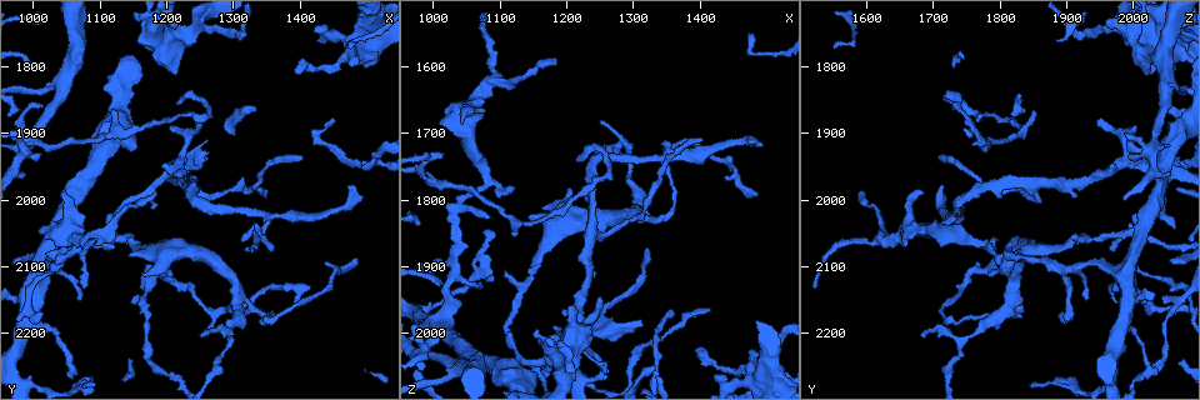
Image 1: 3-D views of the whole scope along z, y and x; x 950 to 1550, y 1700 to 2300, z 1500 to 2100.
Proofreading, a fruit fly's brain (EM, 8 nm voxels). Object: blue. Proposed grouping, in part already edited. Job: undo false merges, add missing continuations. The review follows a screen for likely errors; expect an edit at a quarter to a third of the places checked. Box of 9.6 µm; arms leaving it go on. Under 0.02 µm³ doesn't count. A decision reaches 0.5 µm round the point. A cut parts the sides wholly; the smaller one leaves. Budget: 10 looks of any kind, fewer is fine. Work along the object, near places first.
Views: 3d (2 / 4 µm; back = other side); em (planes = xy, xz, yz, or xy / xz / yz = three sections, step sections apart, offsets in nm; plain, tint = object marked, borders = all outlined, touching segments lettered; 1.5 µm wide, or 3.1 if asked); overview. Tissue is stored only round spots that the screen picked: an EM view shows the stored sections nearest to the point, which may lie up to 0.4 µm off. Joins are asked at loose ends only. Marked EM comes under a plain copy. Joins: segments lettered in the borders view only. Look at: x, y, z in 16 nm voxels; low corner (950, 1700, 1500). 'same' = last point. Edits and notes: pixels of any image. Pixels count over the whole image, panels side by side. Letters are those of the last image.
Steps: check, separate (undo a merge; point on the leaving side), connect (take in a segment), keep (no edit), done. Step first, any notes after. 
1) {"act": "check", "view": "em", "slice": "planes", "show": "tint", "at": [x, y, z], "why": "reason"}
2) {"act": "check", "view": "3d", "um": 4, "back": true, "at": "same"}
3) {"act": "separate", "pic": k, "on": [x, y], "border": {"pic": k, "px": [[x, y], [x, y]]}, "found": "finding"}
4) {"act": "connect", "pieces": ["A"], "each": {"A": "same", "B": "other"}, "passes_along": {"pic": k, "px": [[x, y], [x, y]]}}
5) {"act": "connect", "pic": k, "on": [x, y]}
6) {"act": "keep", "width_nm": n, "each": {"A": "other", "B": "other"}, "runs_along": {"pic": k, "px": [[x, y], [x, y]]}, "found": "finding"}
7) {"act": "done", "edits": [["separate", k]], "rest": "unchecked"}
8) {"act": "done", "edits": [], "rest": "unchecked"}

{"act": "check", "view": "3d", "um": 4, "at": [1045, 1985, 1680], "why": "branch stops here"}

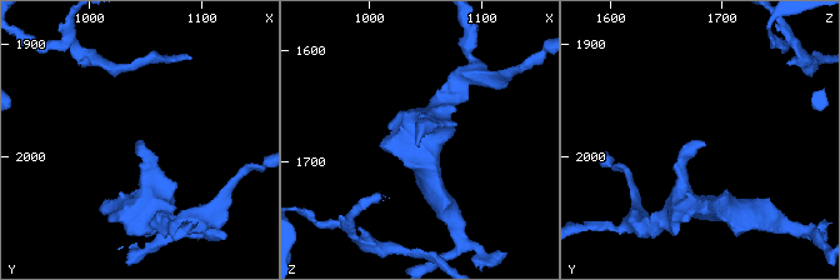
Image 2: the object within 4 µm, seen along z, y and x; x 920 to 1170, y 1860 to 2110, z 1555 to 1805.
{"act": "check", "view": "em", "slice": "planes", "show": "borders", "at": [1040, 1986, 1682]}

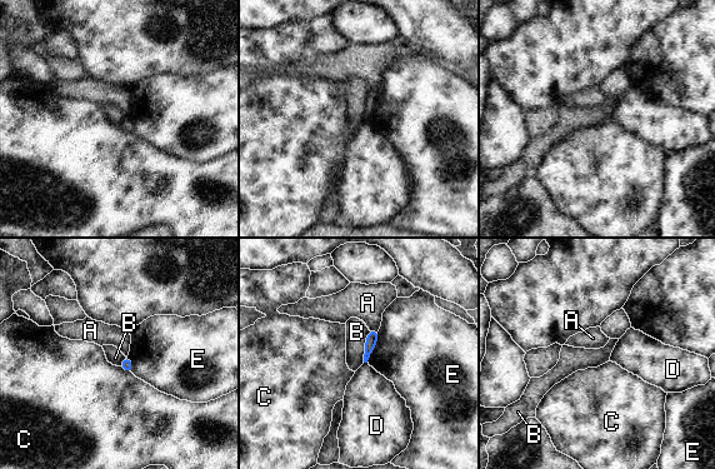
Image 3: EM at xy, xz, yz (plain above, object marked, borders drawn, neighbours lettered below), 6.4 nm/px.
{"act": "keep", "each": {"A": "other", "B": "other", "C": "other", "D": "other", "E": "other"}, "border": {"pic": 3, "px": [[369, 330], [363, 362]]}, "found": "no lettered segment goes on from it"}

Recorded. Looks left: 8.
{"act": "check", "view": "3d", "um": 4, "at": [1015, 1860, 1730], "why": "an open end"}

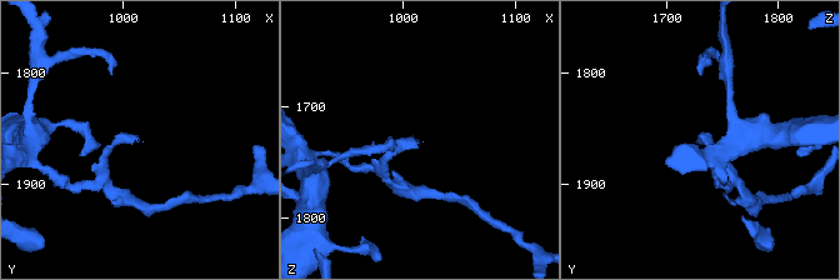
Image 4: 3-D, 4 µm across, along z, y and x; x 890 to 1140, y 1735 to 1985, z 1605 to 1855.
{"act": "check", "view": "em", "slice": "planes", "show": "borders", "at": [1014, 1860, 1732], "why": "shape alone is not enough"}

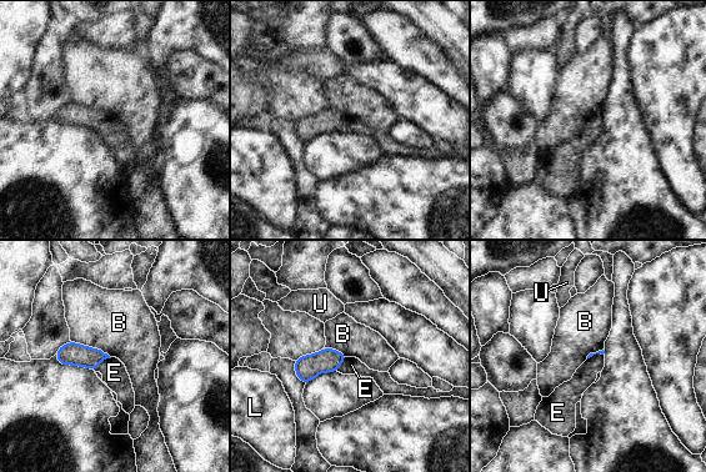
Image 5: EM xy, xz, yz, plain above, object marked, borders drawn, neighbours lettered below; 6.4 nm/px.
{"act": "connect", "pieces": ["E"], "each": {"B": "other", "E": "same", "L": "other", "U": "other"}, "passes_along": {"pic": 5, "px": [[71, 354], [101, 360], [114, 372]]}, "found": "it goes on there"}

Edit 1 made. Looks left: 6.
{"act": "check", "view": "em", "slice": "xz", "step": 8, "show": "tint", "at": [1040, 2100, 1955]}

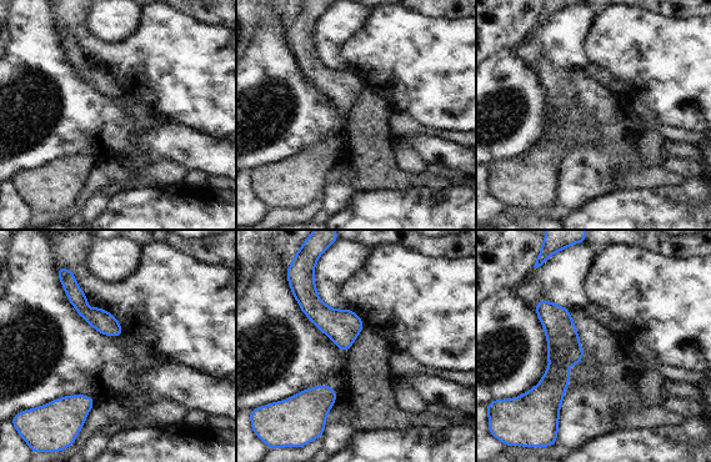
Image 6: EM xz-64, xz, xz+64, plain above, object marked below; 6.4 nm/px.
{"act": "check", "view": "em", "slice": "planes", "show": "borders", "at": "same"}

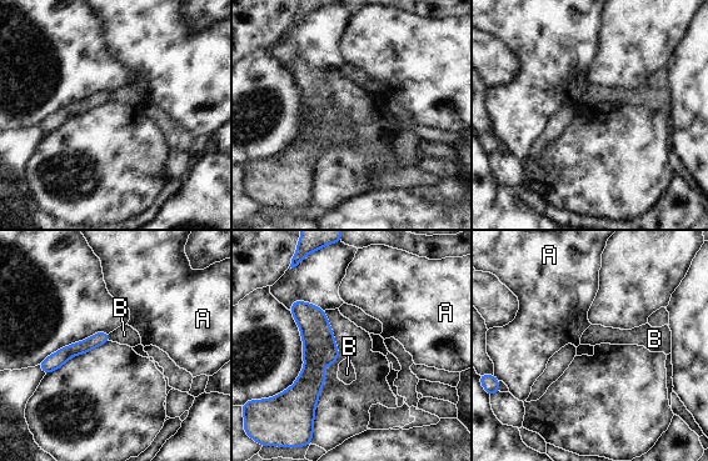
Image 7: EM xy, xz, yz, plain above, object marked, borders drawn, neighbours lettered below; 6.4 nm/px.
{"act": "keep", "each": {"A": "other", "B": "other"}, "runs_along": {"pic": 7, "px": [[297, 304], [315, 330], [315, 390]]}, "found": "no lettered segment goes on from it"}

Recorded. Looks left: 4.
{"act": "check", "view": "em", "slice": "planes", "show": "borders", "at": [1490, 2090, 1790], "why": "long arm stops here"}

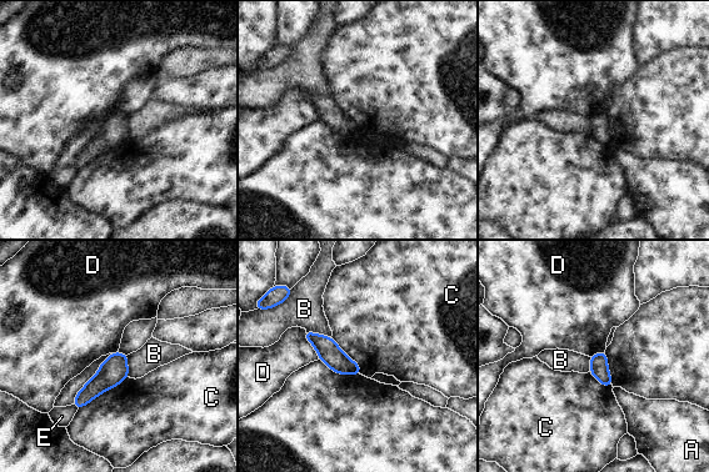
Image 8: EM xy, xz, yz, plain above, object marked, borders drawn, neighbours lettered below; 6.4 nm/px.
{"act": "keep", "each": {"A": "other", "B": "other", "C": "other", "D": "other", "E": "other"}, "border": {"pic": 8, "px": [[306, 330], [330, 337]]}, "found": "none of them fits"}

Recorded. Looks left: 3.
{"act": "done", "edits": [["connect", 5]], "rest": "unchecked"}

